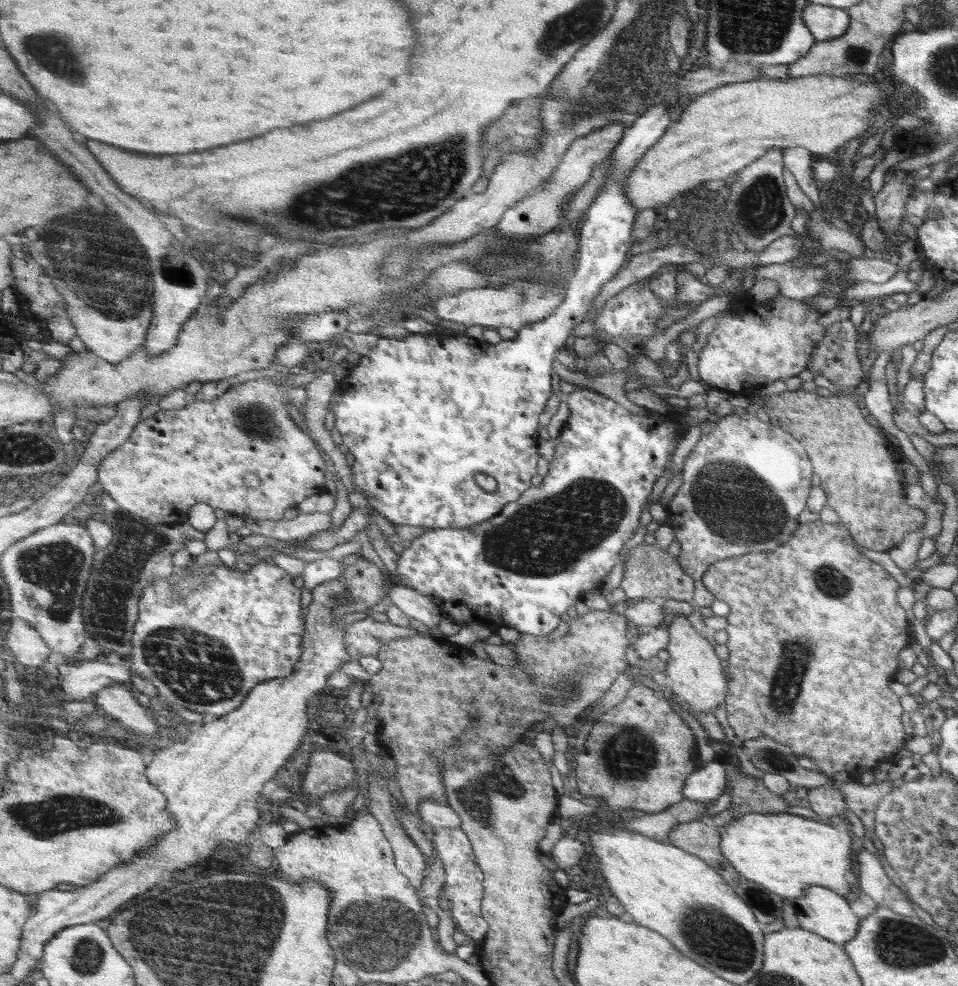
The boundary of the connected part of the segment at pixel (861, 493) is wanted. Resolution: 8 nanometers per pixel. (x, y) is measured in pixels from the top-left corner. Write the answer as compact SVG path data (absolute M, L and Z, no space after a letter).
M861 380L862 384L845 395L818 396L816 392L805 392L798 389L796 392L788 392L778 395L770 395L765 398L764 412L768 415L769 424L776 428L782 428L794 438L799 438L810 454L815 472L820 477L819 485L826 493L827 504L831 506L840 517L844 528L851 533L852 539L868 550L887 552L898 546L908 533L914 533L926 523L926 513L918 507L913 507L907 503L905 489L899 482L899 469L896 464L896 452L892 443L878 434L870 424L864 419L858 401L864 398L868 392L868 382Z

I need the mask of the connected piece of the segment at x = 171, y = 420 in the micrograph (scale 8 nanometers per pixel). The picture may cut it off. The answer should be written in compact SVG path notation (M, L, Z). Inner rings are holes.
M261 377L248 381L248 383L236 384L236 386L229 388L222 396L212 401L190 402L189 406L184 408L184 410L162 410L156 413L152 418L141 422L134 434L129 438L129 441L106 458L106 461L99 470L99 482L104 486L104 490L112 495L122 507L135 512L153 525L174 526L186 524L189 521L191 508L200 503L208 503L214 506L214 508L220 508L224 511L238 514L241 517L249 516L256 520L278 521L284 519L284 510L286 508L296 507L308 496L324 493L326 486L324 486L324 460L322 460L322 452L316 448L314 440L308 434L304 434L296 426L296 422L290 422L290 418L288 418L288 402L292 398L292 390L286 392L286 390L278 388L276 384L282 384L278 377ZM248 473L255 474L259 478L260 484L257 487L249 487L244 482L244 477Z

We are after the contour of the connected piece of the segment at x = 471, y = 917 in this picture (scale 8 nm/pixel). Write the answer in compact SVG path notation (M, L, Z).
M459 826L438 829L429 839L432 841L435 852L438 852L437 858L442 860L444 869L447 870L444 894L450 903L450 914L454 919L457 930L466 933L466 935L470 936L470 939L474 939L476 943L481 945L486 937L486 933L488 933L489 924L482 917L481 903L484 878L482 869L478 867L471 842Z

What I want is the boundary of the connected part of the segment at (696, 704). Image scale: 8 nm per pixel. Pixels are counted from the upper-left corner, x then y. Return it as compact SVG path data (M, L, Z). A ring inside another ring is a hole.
M679 615L672 620L668 631L670 631L670 642L667 648L670 658L666 664L666 678L668 687L672 692L690 704L692 714L698 712L716 712L721 704L726 704L726 678L720 664L720 658L714 654L714 648L694 630L698 625L692 618Z

